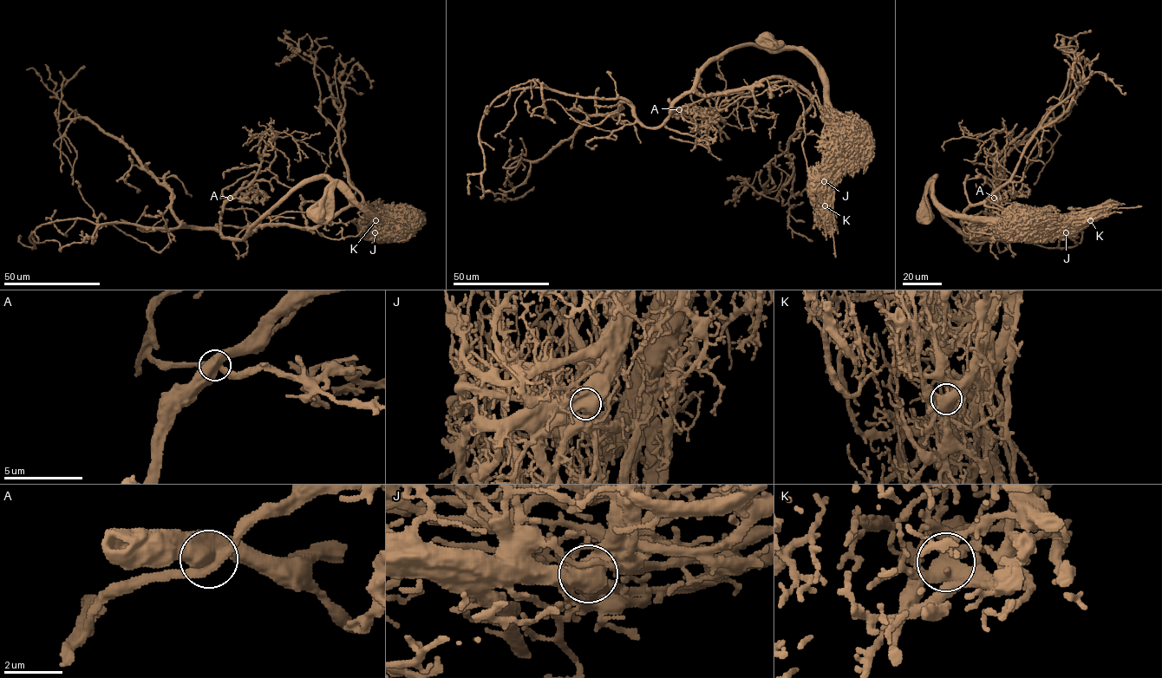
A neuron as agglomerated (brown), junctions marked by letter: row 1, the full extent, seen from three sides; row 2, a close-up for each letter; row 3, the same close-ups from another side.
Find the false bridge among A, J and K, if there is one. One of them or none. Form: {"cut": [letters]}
{"cut": ["A"]}

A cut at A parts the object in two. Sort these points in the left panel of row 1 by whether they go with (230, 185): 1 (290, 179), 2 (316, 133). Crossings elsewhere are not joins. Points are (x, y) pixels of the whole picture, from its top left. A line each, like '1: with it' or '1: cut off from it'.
1: with it
2: with it

